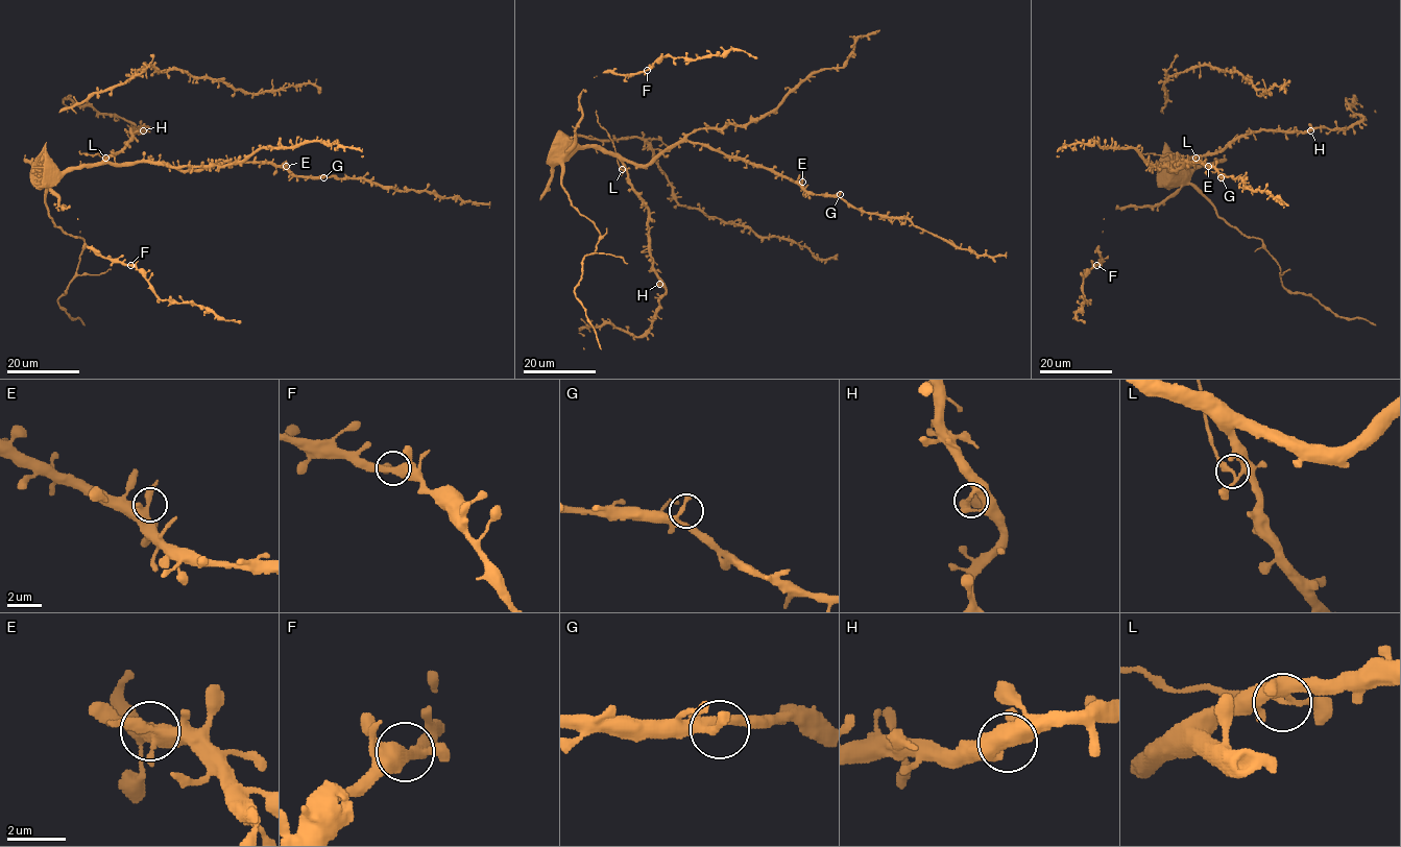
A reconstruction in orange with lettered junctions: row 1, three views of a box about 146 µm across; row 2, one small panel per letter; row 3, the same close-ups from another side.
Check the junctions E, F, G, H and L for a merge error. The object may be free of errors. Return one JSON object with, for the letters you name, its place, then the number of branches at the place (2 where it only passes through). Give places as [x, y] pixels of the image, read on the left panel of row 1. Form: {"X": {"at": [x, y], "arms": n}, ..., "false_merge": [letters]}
{"L": {"at": [105, 158], "arms": 3}, "false_merge": ["L"]}

